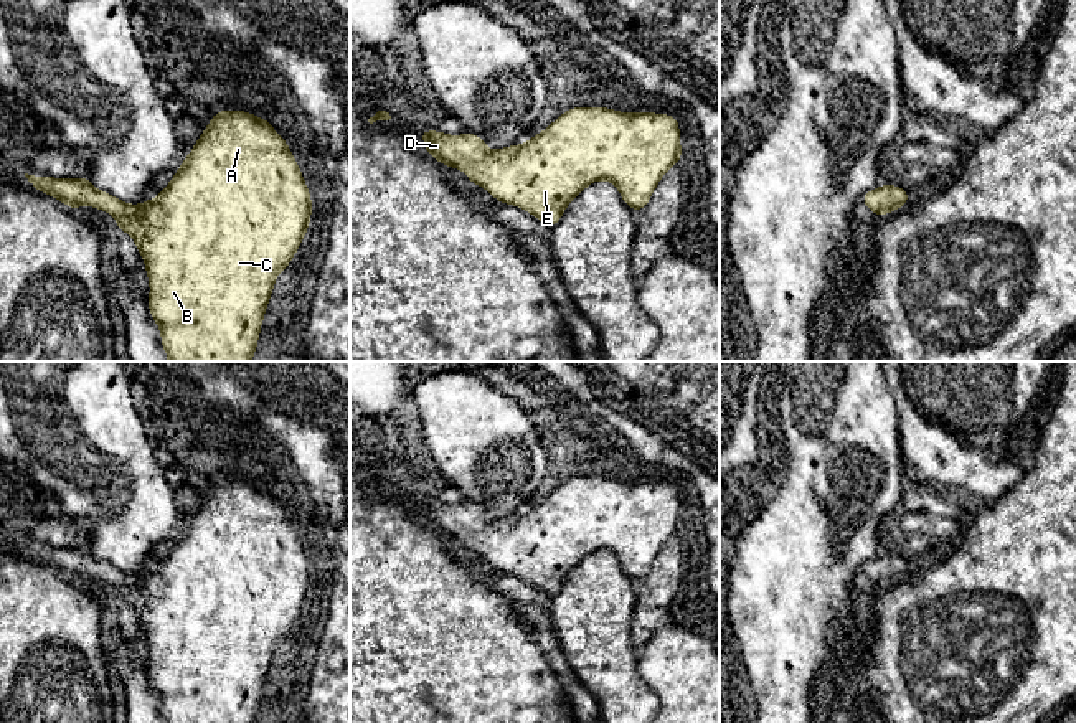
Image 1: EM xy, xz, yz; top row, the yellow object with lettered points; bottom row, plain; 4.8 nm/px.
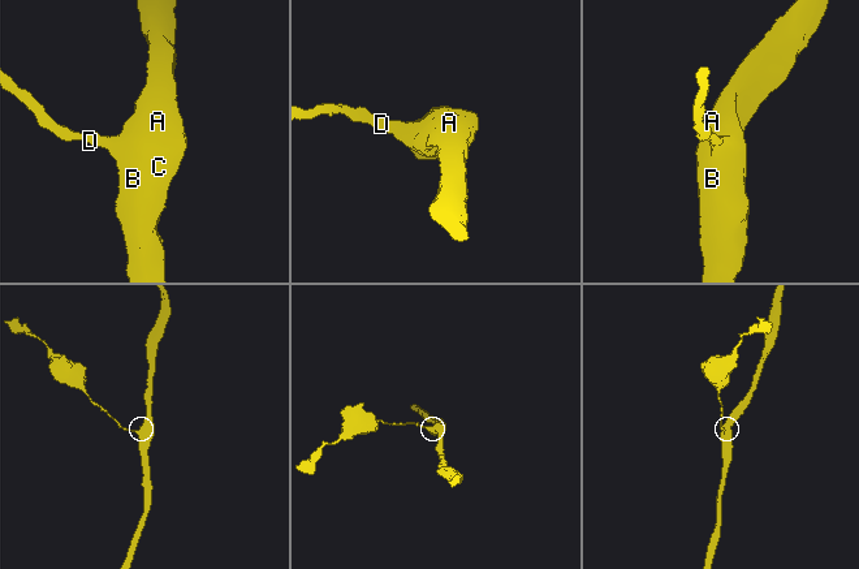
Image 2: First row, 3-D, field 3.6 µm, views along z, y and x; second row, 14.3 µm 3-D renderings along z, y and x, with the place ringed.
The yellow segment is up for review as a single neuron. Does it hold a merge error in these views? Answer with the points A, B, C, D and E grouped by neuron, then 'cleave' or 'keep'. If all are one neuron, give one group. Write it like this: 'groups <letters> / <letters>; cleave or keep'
groups A B C D E; keep

